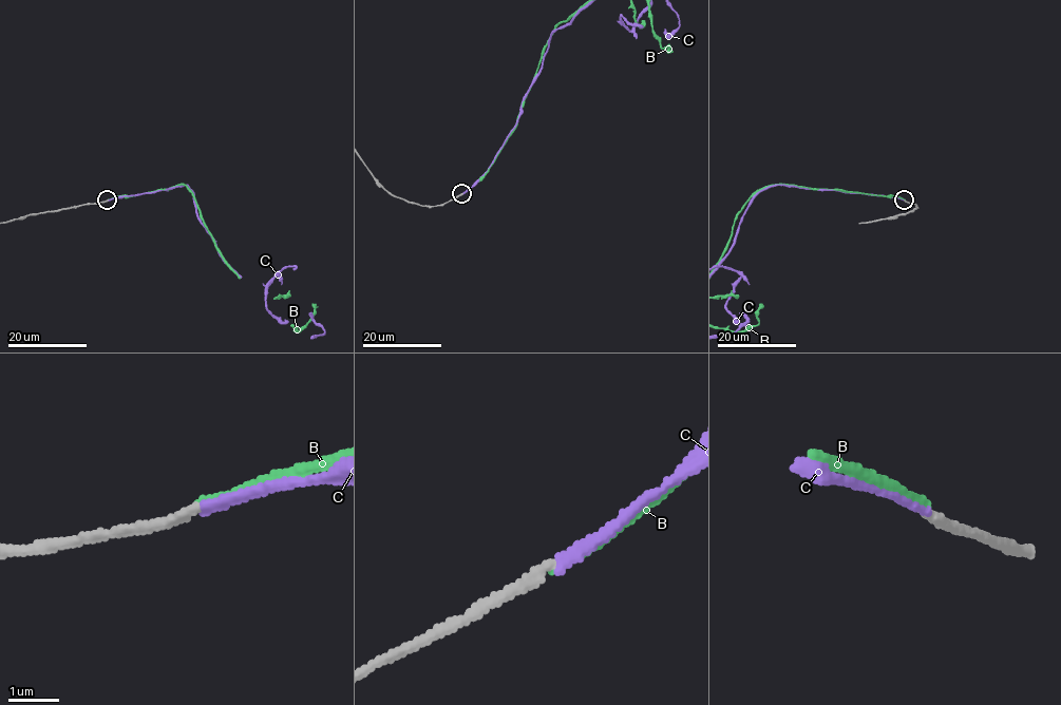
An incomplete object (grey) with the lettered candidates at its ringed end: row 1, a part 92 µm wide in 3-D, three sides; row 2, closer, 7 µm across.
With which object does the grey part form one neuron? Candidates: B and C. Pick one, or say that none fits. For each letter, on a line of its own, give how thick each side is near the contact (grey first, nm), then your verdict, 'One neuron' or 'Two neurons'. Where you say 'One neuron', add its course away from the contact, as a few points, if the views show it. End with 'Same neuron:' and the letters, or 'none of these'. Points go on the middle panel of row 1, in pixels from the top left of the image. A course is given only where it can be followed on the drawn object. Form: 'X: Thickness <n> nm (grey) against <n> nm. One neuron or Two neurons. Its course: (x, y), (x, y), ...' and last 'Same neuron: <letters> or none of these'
B: Thickness 200 nm (grey) against 170 nm. Two neurons
C: Thickness 200 nm (grey) against 200 nm. One neuron
Same neuron: C

